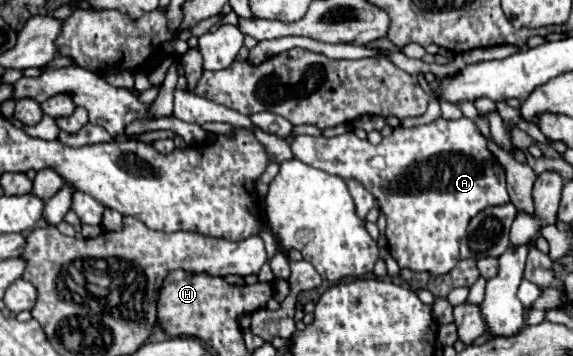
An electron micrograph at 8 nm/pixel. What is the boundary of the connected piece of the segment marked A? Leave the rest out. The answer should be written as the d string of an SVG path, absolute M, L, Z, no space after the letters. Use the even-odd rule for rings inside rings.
M464 116L460 120L438 118L436 122L412 128L402 128L396 120L390 122L390 126L394 128L394 132L378 146L372 146L368 140L360 140L356 134L348 132L334 138L296 136L292 142L292 152L296 160L328 174L336 174L344 180L354 178L374 194L388 222L386 238L390 254L400 268L410 268L414 272L446 274L460 260L458 246L462 236L466 234L468 222L488 206L502 206L510 202L506 192L506 172L496 156L488 150L486 138L482 136L480 128ZM492 166L498 166L498 176Z

